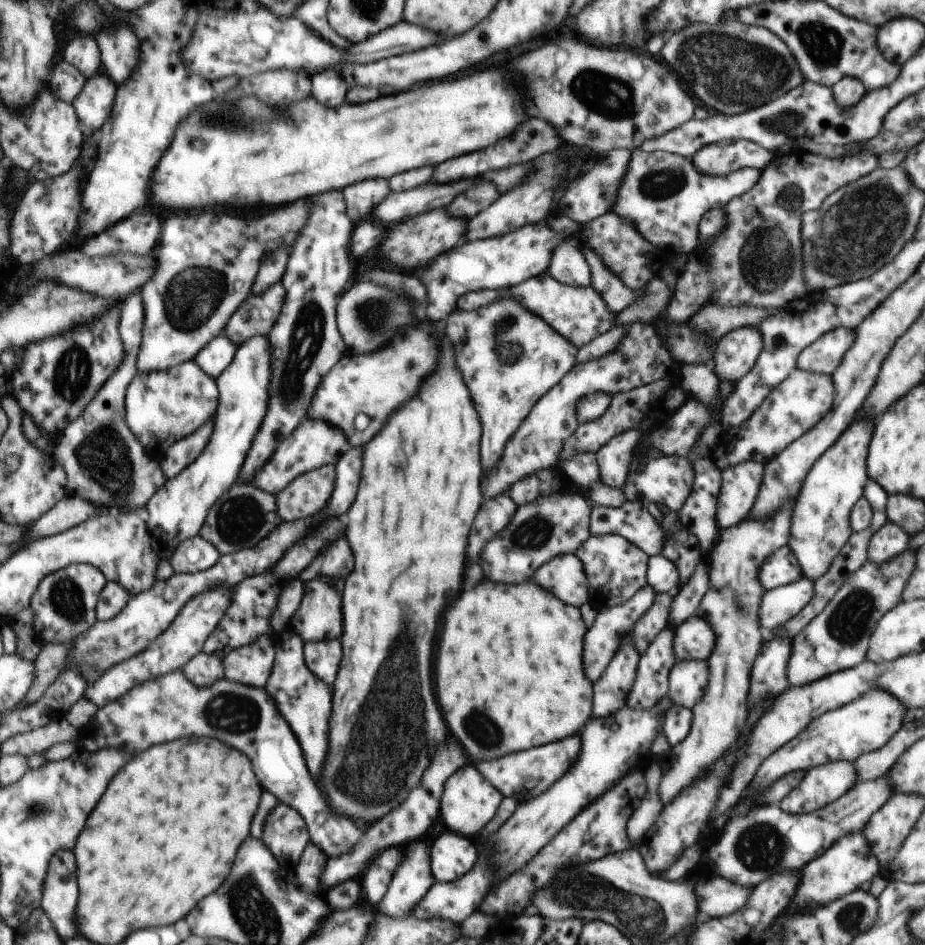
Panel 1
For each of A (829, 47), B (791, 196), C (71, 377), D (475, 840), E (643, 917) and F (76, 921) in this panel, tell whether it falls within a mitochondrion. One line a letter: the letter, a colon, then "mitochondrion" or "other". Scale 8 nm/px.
A: mitochondrion
B: mitochondrion
C: mitochondrion
D: other
E: mitochondrion
F: other

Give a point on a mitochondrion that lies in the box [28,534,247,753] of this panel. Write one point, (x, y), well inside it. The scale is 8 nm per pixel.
(68, 598)

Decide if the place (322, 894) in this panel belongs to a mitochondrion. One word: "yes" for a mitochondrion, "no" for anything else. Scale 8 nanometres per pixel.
no

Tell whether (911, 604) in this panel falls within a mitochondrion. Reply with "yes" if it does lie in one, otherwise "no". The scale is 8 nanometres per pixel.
no

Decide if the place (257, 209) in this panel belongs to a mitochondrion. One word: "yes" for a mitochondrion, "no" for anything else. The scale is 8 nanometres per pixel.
no

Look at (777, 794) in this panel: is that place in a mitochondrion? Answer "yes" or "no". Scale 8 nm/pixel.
no

